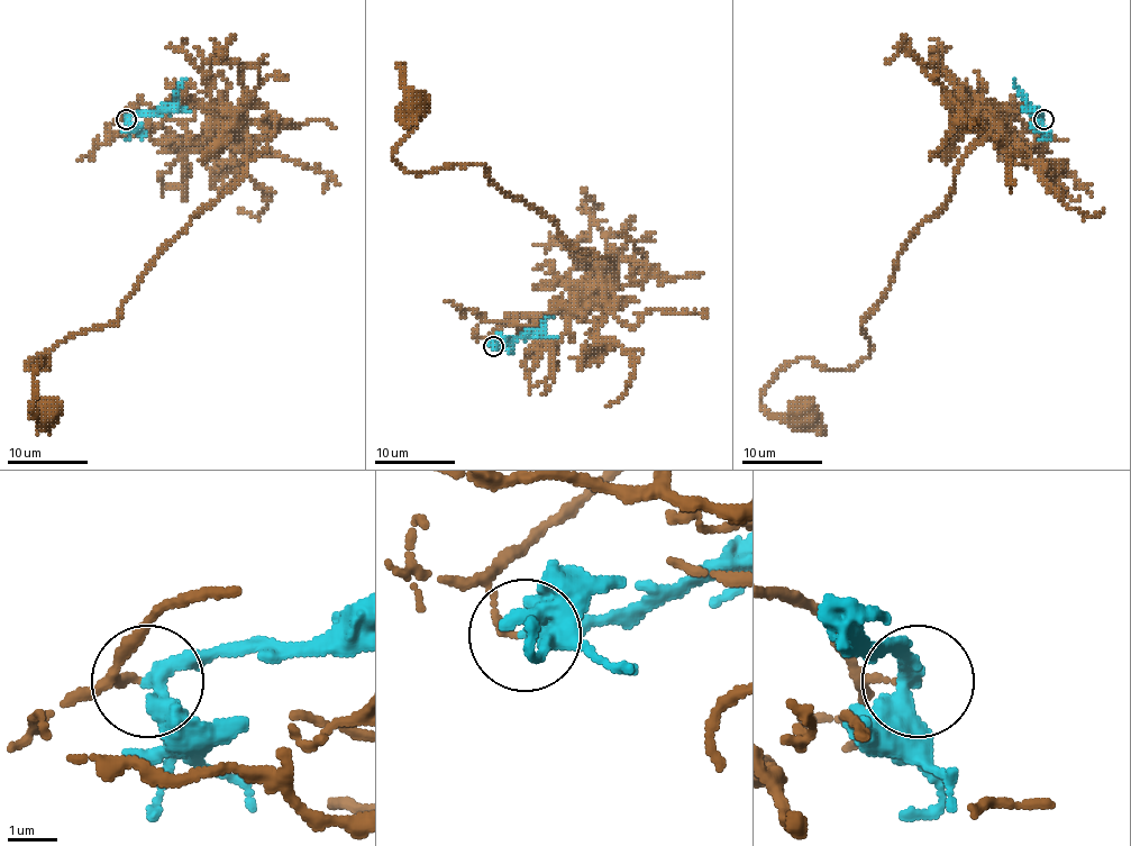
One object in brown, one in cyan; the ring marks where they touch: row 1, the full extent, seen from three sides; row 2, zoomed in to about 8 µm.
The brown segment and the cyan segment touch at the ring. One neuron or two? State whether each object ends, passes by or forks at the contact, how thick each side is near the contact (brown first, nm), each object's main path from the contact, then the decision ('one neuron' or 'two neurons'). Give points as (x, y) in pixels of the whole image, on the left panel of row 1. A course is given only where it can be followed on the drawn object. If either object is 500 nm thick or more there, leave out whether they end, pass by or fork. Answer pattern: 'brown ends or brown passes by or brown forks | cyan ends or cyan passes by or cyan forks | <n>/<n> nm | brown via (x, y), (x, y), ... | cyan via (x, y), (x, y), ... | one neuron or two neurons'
brown ends | cyan passes by | 140/340 nm | brown via (125, 118), (145, 105), (191, 135), (234, 125), (247, 161), (115, 320), (26, 366), (48, 362), (44, 412) | cyan via (127, 118), (167, 108), (185, 80) | two neurons

